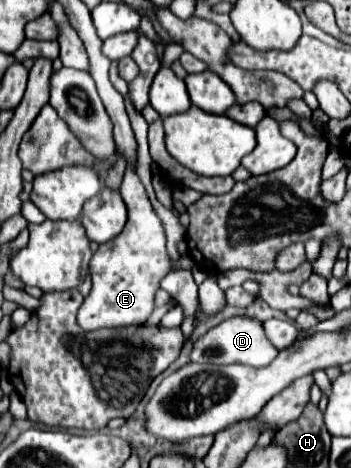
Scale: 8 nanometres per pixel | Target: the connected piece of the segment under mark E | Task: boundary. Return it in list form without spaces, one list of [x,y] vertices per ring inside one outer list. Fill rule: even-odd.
[[[126,169],[120,195],[128,207],[128,225],[120,237],[102,243],[90,261],[92,291],[78,311],[78,325],[82,325],[82,329],[144,323],[154,311],[154,293],[160,287],[160,279],[170,271],[162,223],[148,201],[144,185],[132,169]]]

